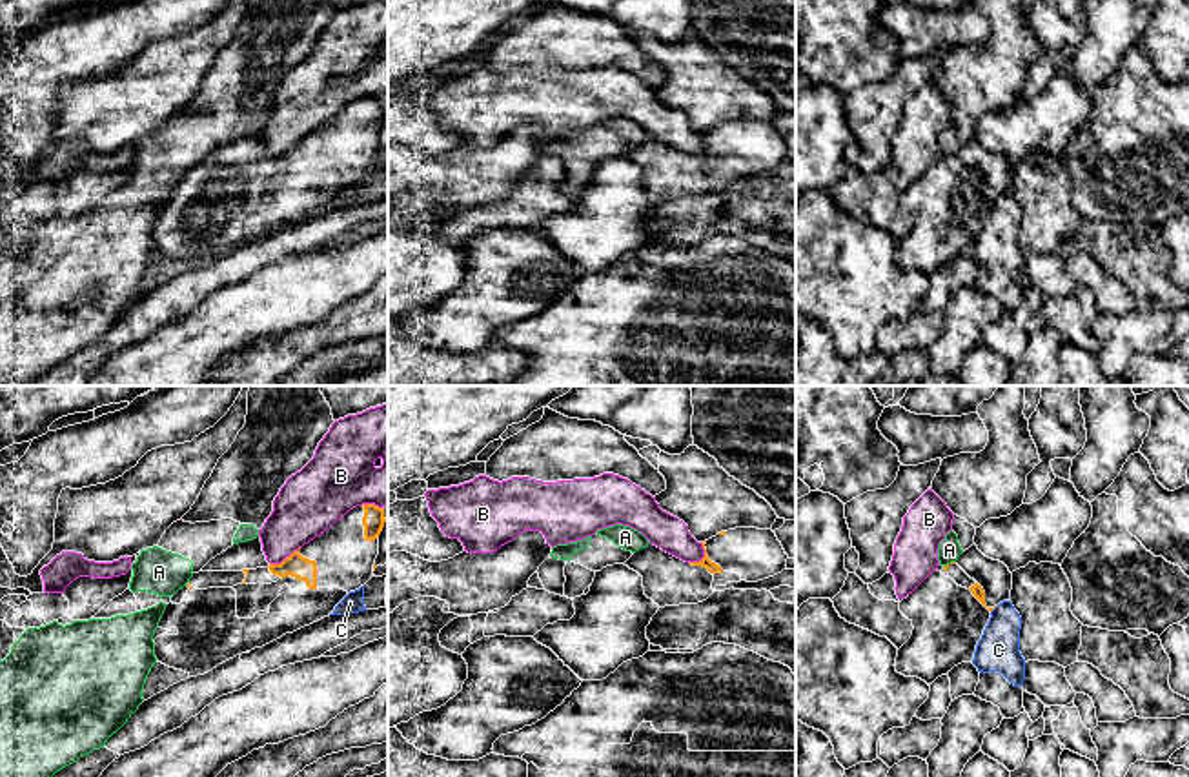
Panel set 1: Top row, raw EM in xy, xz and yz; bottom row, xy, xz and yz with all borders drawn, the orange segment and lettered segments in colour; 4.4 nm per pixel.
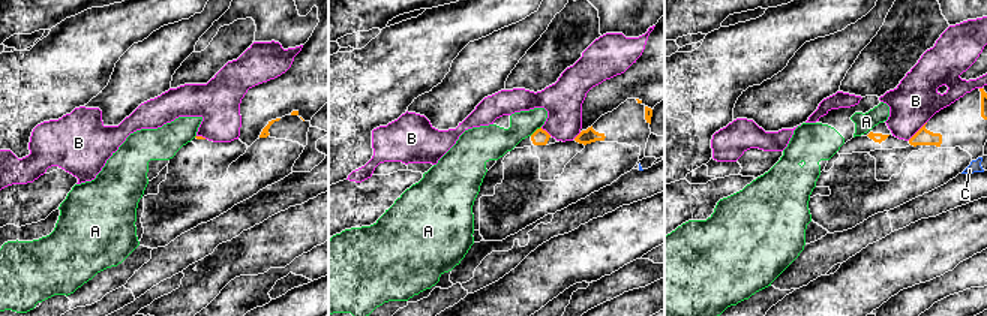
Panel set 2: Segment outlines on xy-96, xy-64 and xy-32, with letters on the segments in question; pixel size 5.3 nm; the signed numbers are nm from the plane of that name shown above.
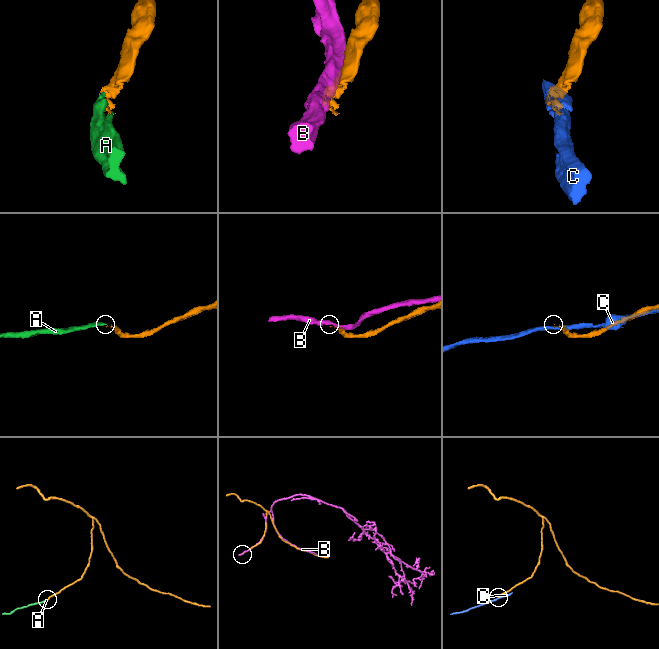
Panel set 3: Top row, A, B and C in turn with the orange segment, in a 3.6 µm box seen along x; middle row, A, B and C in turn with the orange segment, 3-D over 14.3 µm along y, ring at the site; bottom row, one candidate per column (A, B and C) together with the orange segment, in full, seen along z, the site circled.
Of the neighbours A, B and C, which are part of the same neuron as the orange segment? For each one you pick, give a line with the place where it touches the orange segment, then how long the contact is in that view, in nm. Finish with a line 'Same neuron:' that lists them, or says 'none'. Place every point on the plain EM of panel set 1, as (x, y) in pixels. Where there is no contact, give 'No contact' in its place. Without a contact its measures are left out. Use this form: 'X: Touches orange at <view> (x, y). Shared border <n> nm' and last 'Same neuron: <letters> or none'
Same neuron: none

